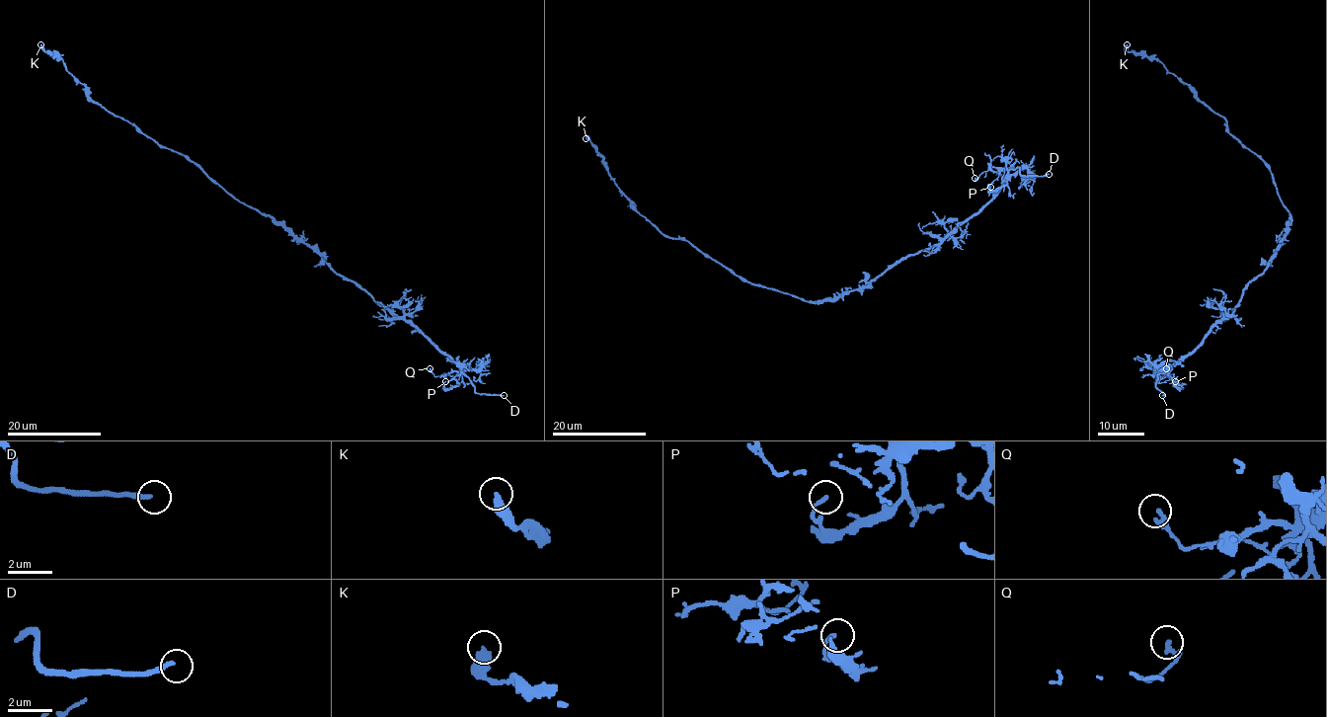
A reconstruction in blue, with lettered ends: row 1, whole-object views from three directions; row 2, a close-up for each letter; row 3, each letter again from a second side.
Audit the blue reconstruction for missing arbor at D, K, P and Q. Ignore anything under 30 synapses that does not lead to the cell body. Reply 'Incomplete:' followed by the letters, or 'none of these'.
Incomplete: D

